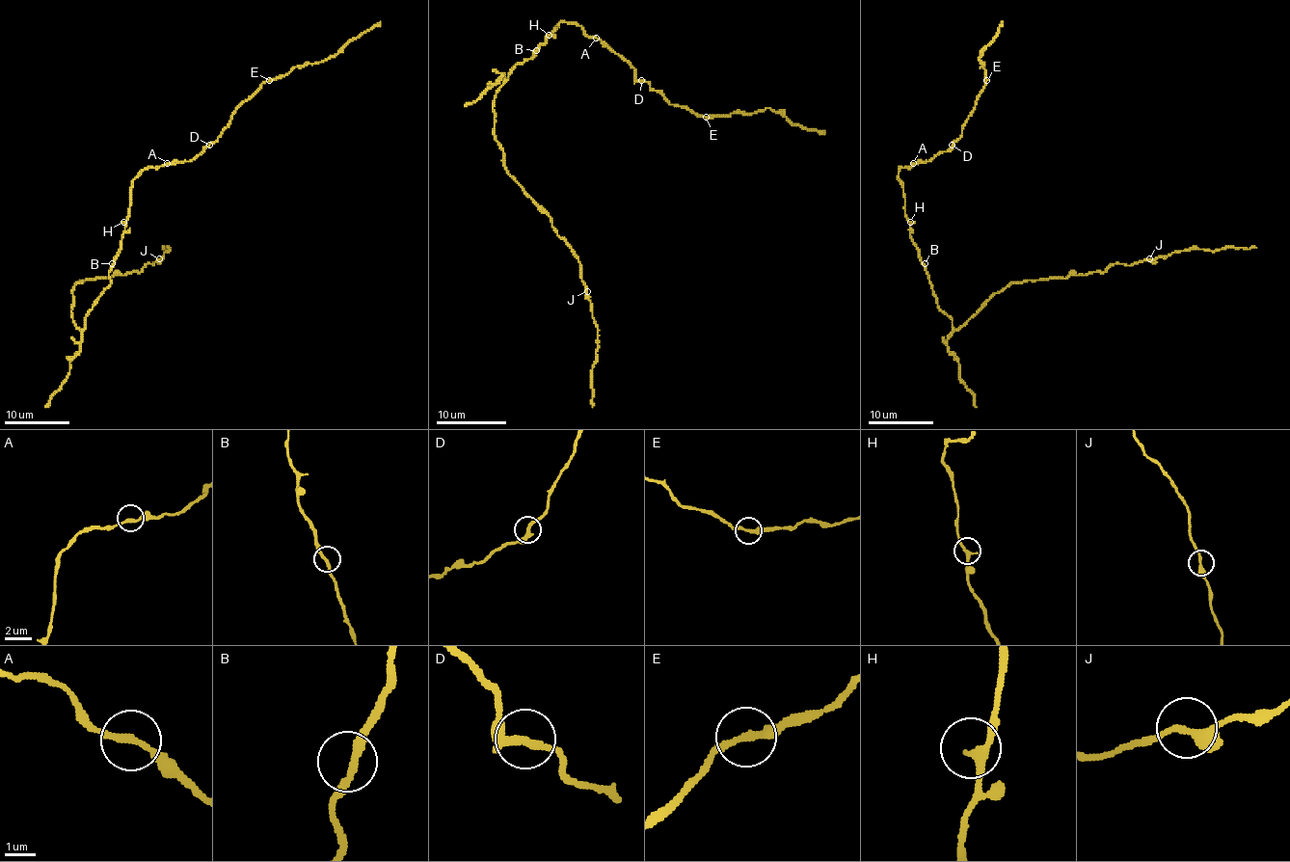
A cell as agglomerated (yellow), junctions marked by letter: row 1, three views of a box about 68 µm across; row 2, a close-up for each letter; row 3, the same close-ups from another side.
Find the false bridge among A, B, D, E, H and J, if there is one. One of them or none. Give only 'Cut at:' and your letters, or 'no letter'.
Cut at: E

